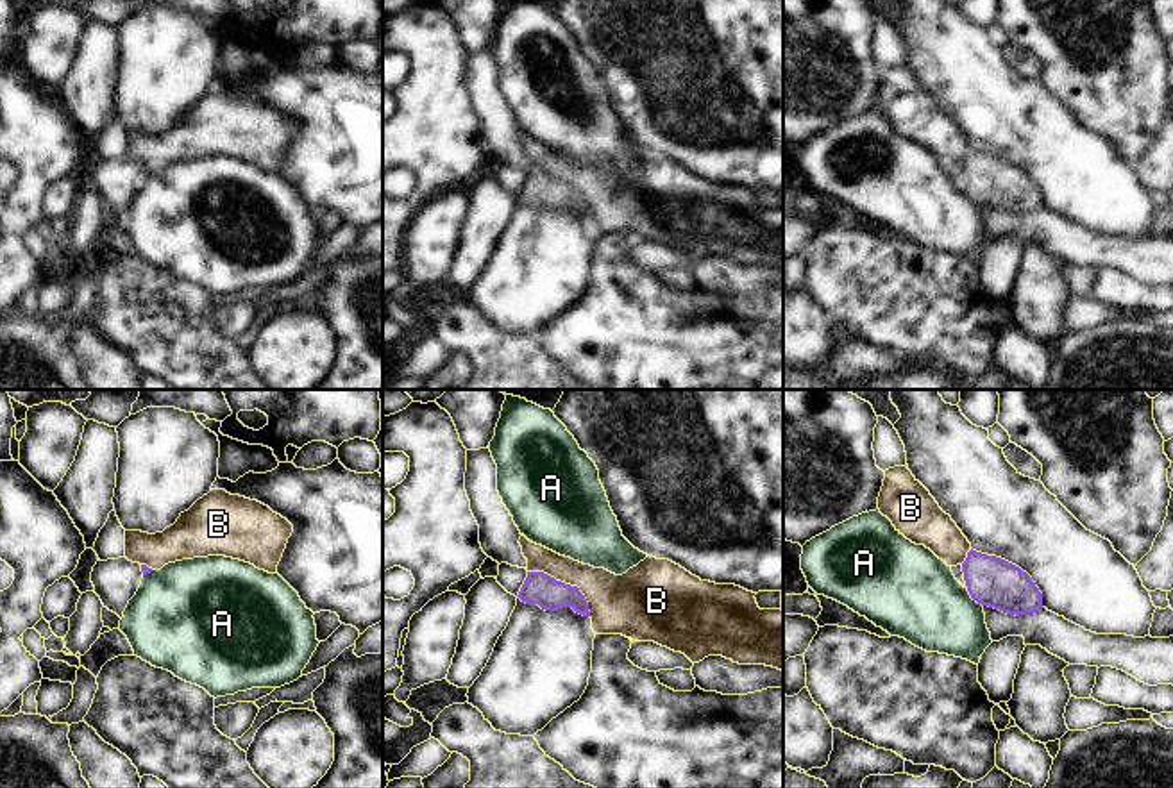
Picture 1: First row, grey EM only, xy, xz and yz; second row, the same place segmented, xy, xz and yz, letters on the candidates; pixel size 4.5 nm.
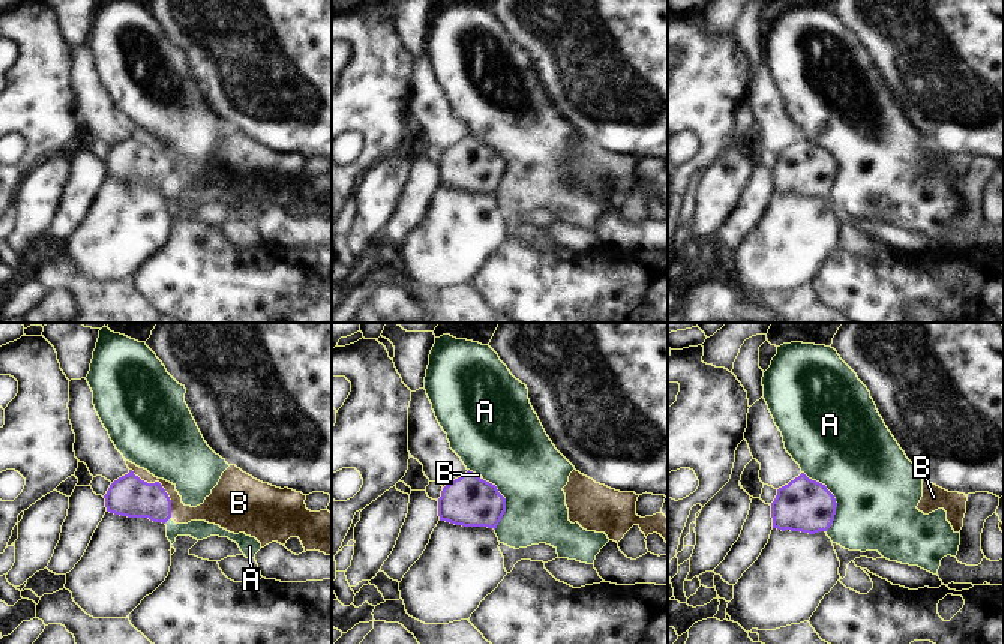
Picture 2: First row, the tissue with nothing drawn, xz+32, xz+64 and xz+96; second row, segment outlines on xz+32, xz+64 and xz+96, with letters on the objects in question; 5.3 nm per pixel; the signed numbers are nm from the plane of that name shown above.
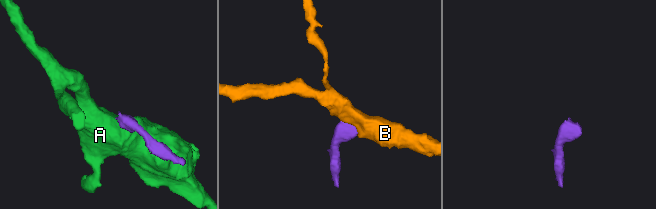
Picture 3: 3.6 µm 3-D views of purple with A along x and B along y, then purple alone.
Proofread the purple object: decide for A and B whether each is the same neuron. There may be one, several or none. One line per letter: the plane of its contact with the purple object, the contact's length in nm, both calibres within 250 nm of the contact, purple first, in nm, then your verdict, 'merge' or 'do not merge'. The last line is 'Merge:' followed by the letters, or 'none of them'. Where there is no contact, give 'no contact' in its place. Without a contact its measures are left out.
A: contact in yz; length 120 nm; calibres 220 and 380 nm; do not merge
B: contact in xz; length 360 nm; calibres 140 and 280 nm; merge
Merge: B

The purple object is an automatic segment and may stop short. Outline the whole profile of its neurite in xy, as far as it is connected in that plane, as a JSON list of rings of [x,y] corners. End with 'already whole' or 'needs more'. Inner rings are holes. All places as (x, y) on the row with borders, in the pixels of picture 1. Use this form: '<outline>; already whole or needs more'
[[[211,490],[163,532],[125,531],[125,557],[139,563],[143,575],[161,570],[168,563],[207,556],[240,559],[268,574],[277,574],[277,565],[291,532],[293,525],[268,506],[231,495],[225,490]]]; needs more

